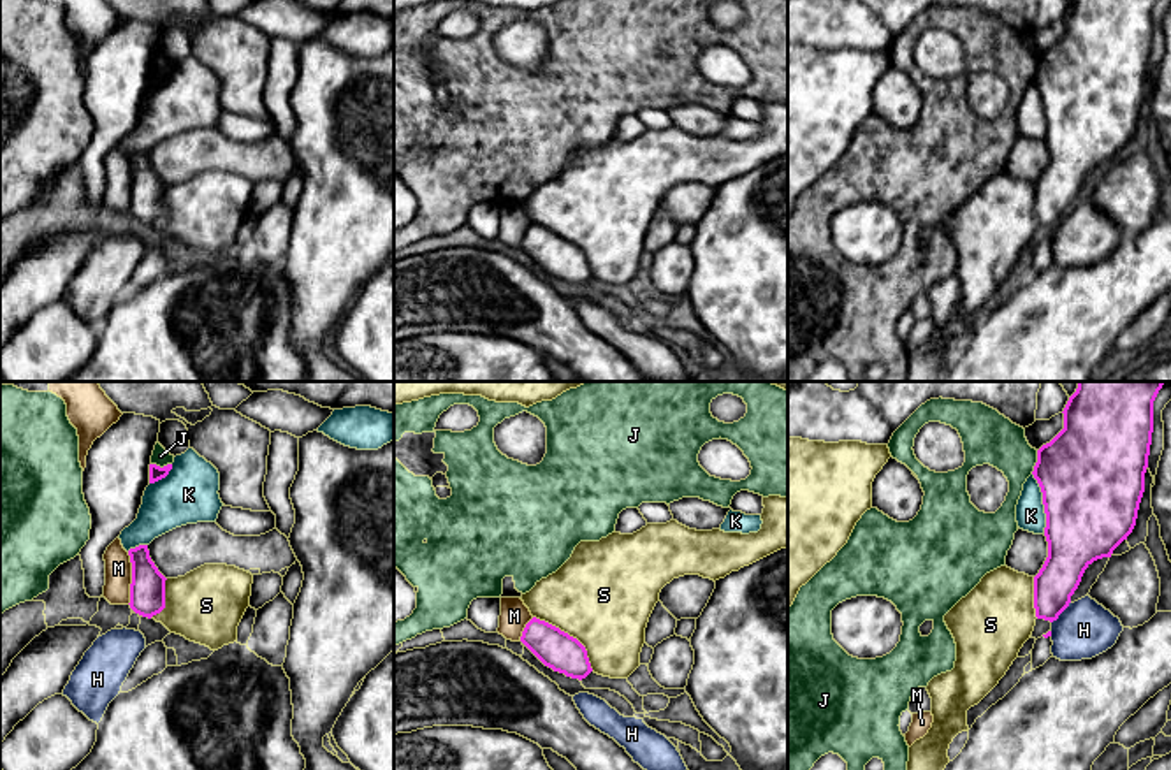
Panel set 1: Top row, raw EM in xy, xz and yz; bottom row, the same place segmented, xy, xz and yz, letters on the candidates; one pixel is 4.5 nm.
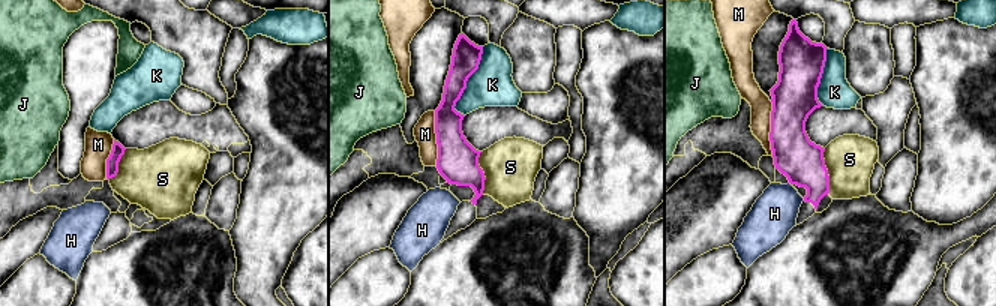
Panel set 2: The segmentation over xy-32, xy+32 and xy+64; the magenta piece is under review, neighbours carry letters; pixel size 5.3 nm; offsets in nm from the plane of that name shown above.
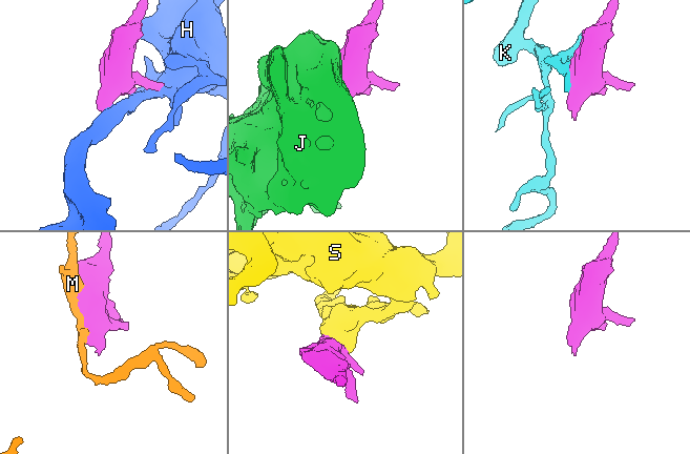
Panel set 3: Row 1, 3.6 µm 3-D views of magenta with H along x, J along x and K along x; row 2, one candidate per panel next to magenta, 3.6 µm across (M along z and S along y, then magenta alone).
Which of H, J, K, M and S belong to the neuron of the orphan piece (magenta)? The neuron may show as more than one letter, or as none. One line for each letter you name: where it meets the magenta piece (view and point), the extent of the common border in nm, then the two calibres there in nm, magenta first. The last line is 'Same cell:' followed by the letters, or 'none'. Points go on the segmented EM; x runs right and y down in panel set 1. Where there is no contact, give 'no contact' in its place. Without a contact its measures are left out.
Same cell: none

